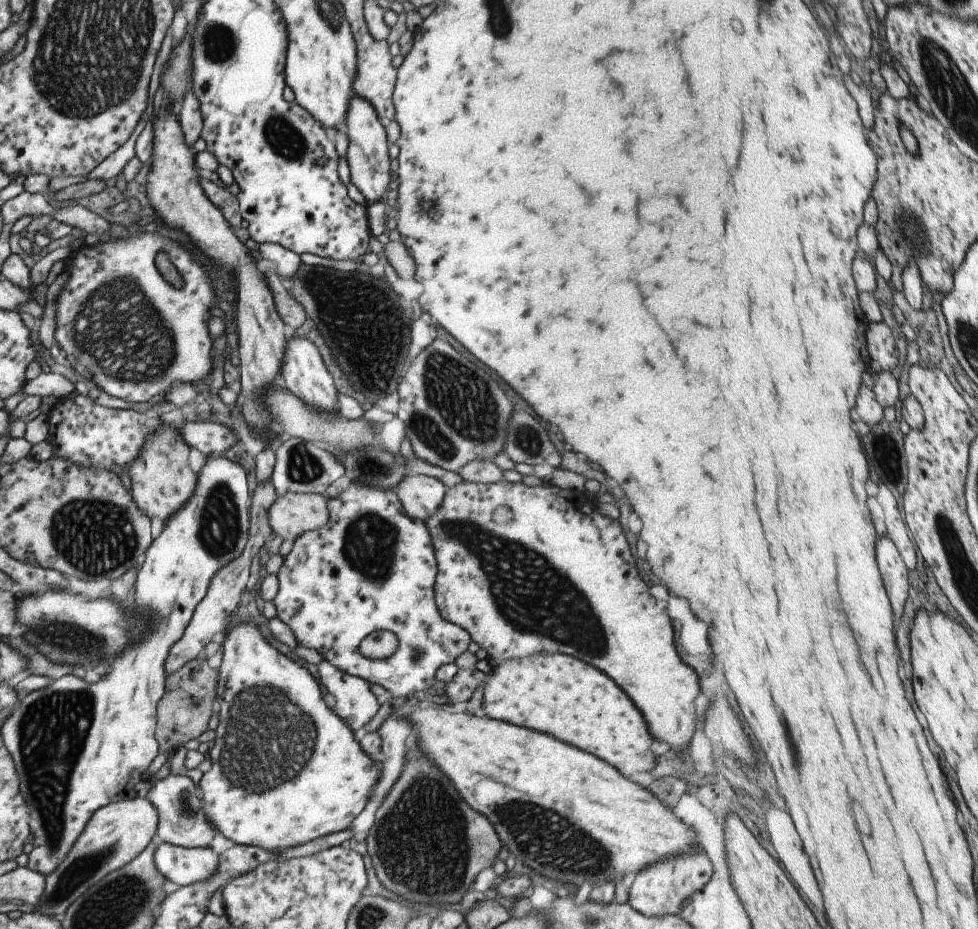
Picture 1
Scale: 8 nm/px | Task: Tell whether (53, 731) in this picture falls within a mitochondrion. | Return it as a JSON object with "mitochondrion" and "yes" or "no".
{"mitochondrion":"yes"}

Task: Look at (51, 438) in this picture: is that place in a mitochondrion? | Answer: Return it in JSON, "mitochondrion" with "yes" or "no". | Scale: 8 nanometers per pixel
{"mitochondrion":"no"}

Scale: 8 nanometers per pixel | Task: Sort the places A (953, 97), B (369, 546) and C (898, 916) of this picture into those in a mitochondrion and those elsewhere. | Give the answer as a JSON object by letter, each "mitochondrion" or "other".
{"A":"mitochondrion","B":"mitochondrion","C":"other"}

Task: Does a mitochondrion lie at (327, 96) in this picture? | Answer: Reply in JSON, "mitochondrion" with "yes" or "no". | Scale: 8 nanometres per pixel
{"mitochondrion":"no"}

